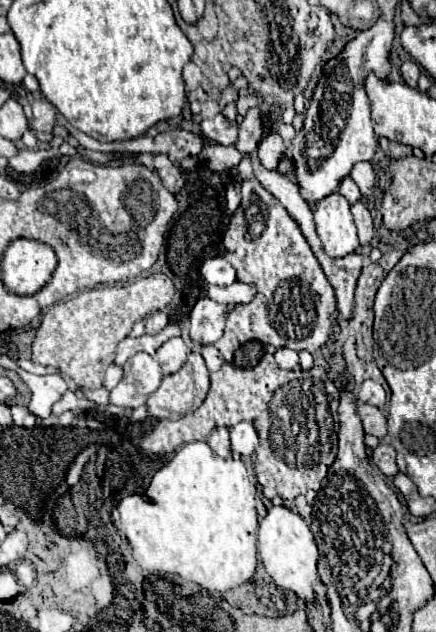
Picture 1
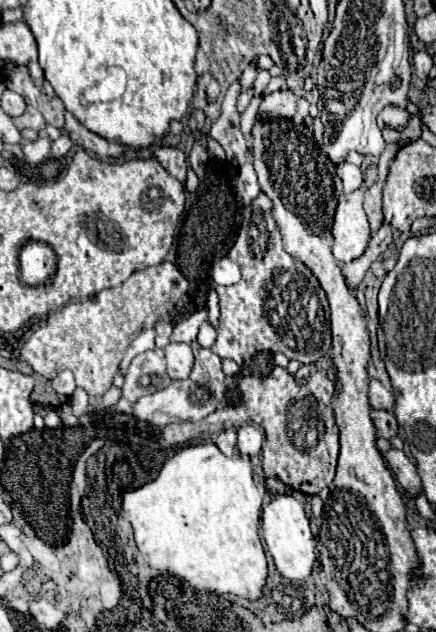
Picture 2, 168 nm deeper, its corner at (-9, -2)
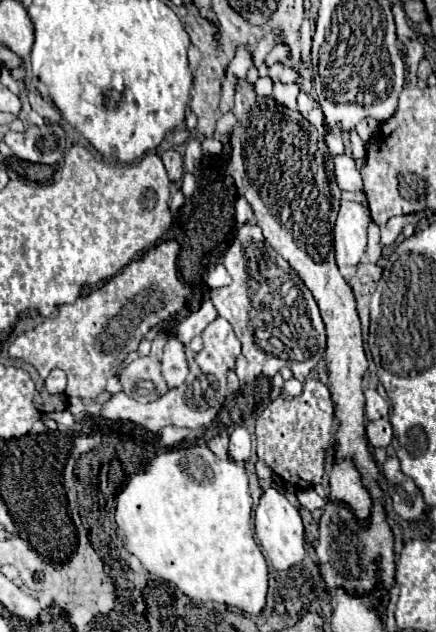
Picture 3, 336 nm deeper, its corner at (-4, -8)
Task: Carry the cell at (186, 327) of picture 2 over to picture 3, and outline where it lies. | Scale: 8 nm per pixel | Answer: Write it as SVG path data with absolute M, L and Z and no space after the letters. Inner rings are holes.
M206 300L202 304L202 308L198 312L192 312L188 318L184 318L180 324L178 324L178 332L176 332L176 338L182 342L182 344L188 344L196 334L200 334L214 318L216 318L216 308L210 300Z

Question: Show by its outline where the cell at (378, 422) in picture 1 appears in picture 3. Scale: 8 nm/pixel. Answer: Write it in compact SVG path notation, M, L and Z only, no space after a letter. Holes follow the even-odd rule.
M380 418L380 420L370 420L366 424L366 436L368 436L368 442L376 448L376 446L388 446L392 442L392 426L386 418Z

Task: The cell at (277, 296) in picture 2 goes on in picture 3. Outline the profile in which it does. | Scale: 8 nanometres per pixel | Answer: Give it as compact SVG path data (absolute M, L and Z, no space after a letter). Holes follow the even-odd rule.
M246 222L238 228L238 234L232 246L226 250L224 262L222 262L226 270L230 272L230 276L234 276L234 282L226 288L212 290L210 298L218 314L232 324L242 344L242 352L236 358L236 374L240 382L250 384L254 378L260 376L260 372L262 376L274 376L282 366L288 366L294 378L304 382L306 376L312 372L312 368L324 356L324 350L326 350L324 324L322 324L312 292L308 292L304 282L290 268L286 272L288 280L280 284L278 292L268 290L268 280L260 280L260 286L254 288L256 284L250 282L246 250L260 248L260 244L264 244L264 236L256 224Z

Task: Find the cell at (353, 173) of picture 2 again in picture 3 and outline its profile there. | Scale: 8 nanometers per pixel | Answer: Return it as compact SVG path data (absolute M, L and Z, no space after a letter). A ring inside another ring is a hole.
M342 154L342 156L336 156L334 158L334 164L336 164L336 184L340 190L348 190L348 192L358 192L362 190L362 178L360 178L360 172L356 170L356 164L350 156Z

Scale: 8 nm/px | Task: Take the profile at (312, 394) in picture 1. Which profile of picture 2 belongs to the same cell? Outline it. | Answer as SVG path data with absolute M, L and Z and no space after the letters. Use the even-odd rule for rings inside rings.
M273 368L273 372L267 378L257 378L257 376L247 376L241 378L239 382L239 392L241 392L241 402L237 406L223 408L221 412L213 412L211 416L199 420L199 422L173 422L163 428L163 438L167 444L177 446L185 444L193 438L199 436L211 436L215 432L221 432L221 428L229 426L241 426L241 422L251 420L257 422L265 428L265 446L263 446L263 470L265 476L275 476L283 484L291 486L293 490L299 490L303 494L319 494L325 486L329 486L335 478L335 466L337 466L337 456L339 456L339 428L335 424L333 416L333 392L335 386L333 382L323 374L323 372L313 372L307 380L299 382L295 380L285 368Z

